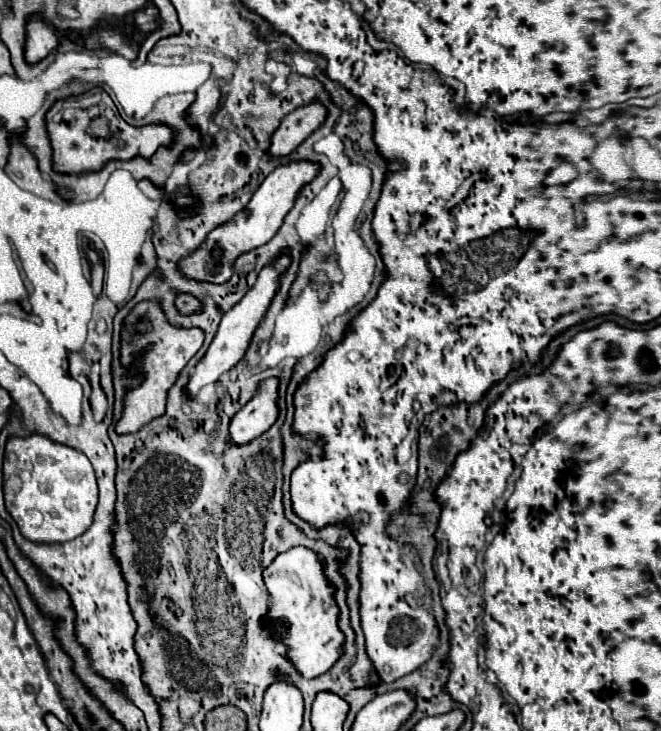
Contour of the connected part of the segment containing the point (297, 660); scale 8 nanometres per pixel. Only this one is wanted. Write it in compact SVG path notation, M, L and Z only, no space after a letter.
M296 546L278 554L270 568L266 568L266 588L272 596L270 618L284 618L290 622L290 630L282 632L282 644L286 644L290 660L306 678L316 678L328 672L340 660L346 638L338 628L340 610L334 598L336 588L324 574L322 558L306 546Z

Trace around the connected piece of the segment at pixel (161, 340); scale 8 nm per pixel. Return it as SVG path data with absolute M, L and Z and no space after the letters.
M140 302L134 306L130 316L124 320L124 328L122 328L122 364L132 368L134 366L132 354L136 352L140 358L138 368L142 368L146 380L140 388L126 394L124 416L116 424L118 434L138 432L144 424L152 422L154 418L164 416L168 390L178 380L178 374L188 364L188 360L202 348L202 344L204 344L202 330L198 330L198 328L184 330L184 328L170 326L166 322L162 310L158 308L158 302Z

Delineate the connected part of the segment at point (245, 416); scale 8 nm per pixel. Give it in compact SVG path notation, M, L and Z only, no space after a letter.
M276 376L262 380L254 398L232 418L230 436L236 444L248 444L250 440L264 434L276 422L280 414L278 386L280 380Z

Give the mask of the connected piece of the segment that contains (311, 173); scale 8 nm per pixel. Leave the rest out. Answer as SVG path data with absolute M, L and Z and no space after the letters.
M292 160L288 164L280 164L274 172L266 176L266 180L254 192L254 198L250 200L250 204L242 212L238 212L238 216L234 216L230 224L224 224L222 228L216 228L214 232L210 232L210 236L206 238L206 246L202 246L198 252L182 260L180 264L182 272L196 280L208 280L218 284L226 282L232 274L232 260L242 252L248 252L252 248L266 244L278 232L278 228L284 222L284 216L292 210L300 190L306 184L310 184L318 172L320 172L320 164L312 160Z

